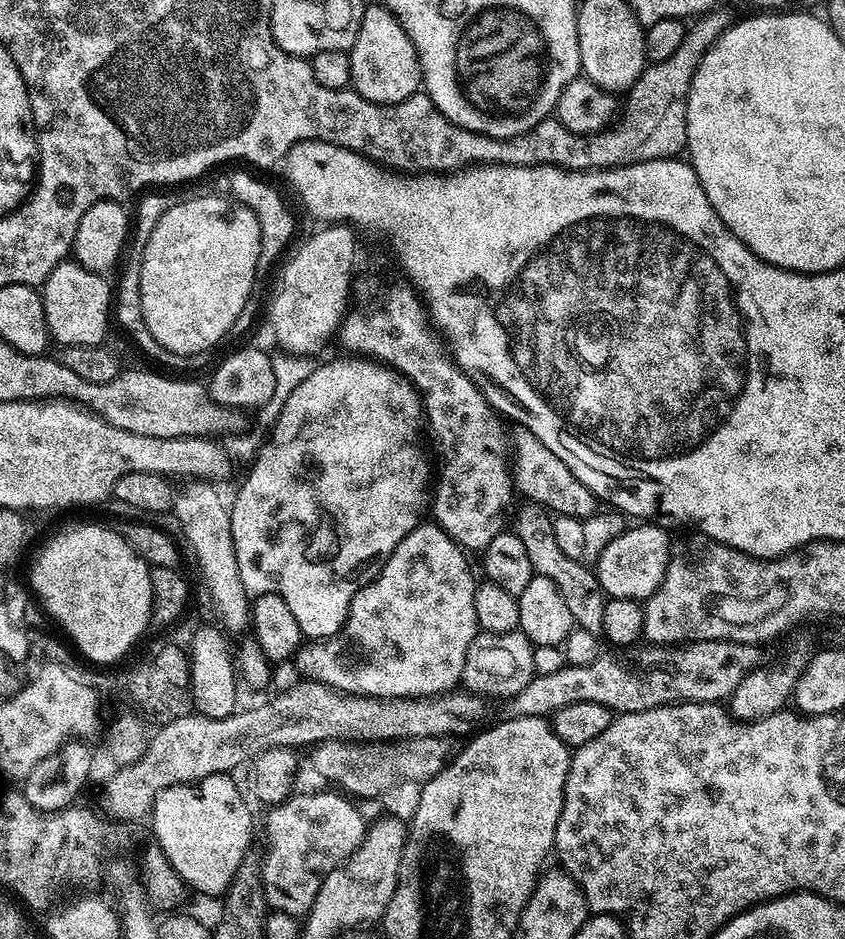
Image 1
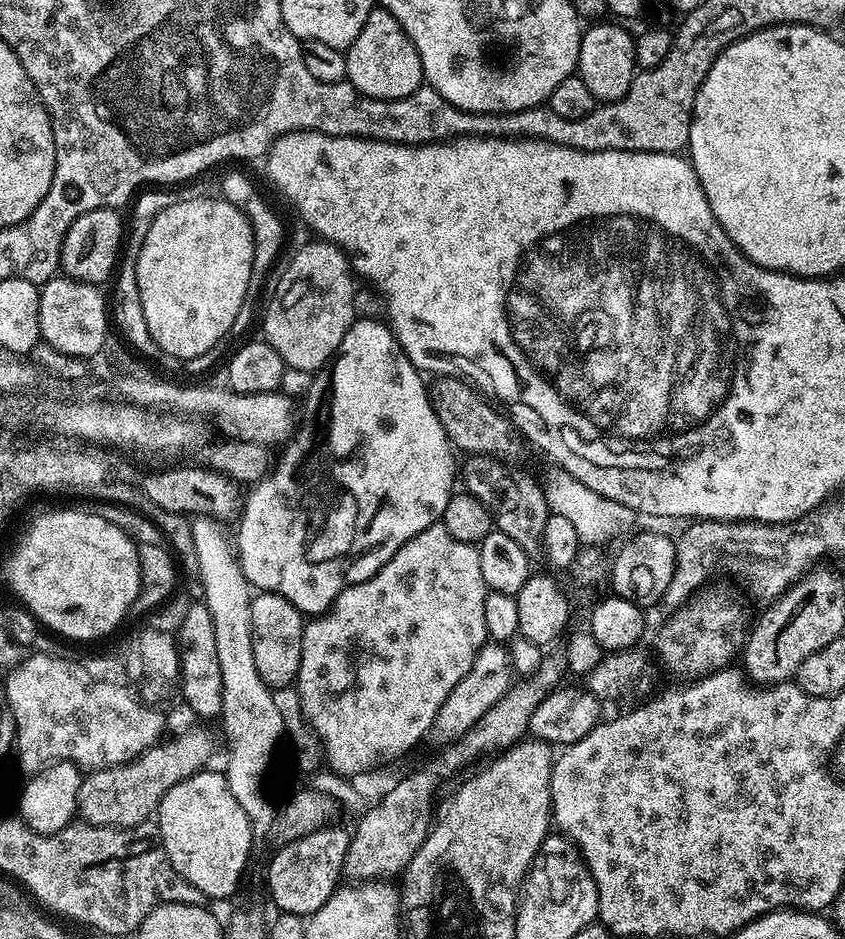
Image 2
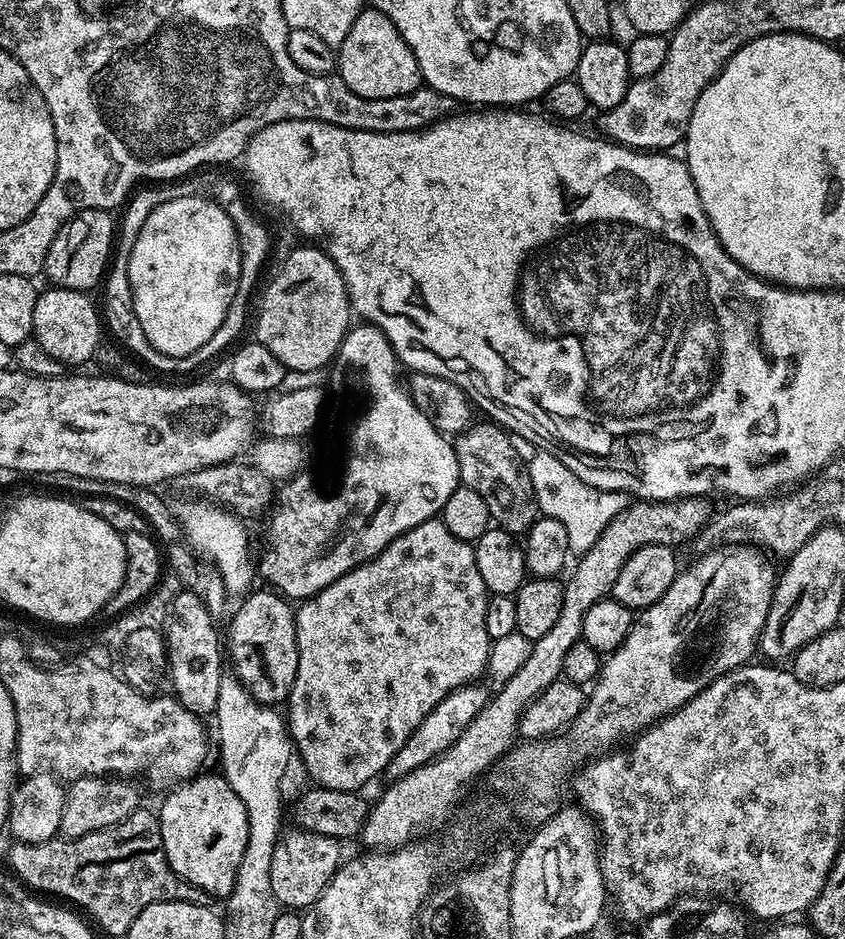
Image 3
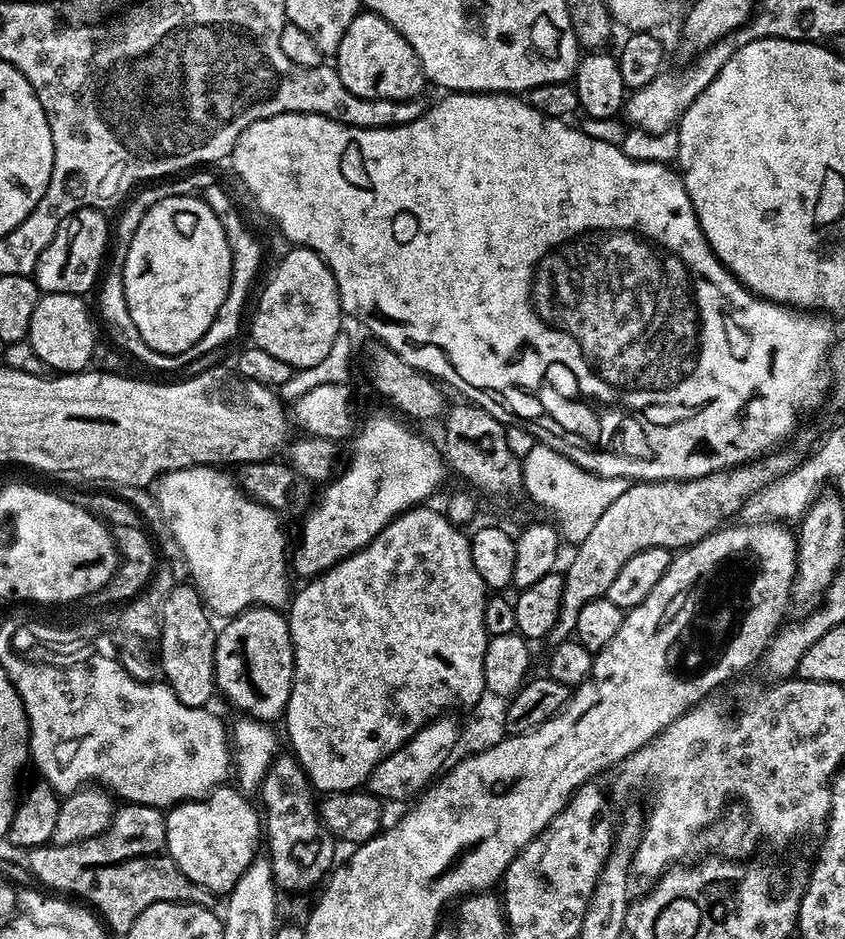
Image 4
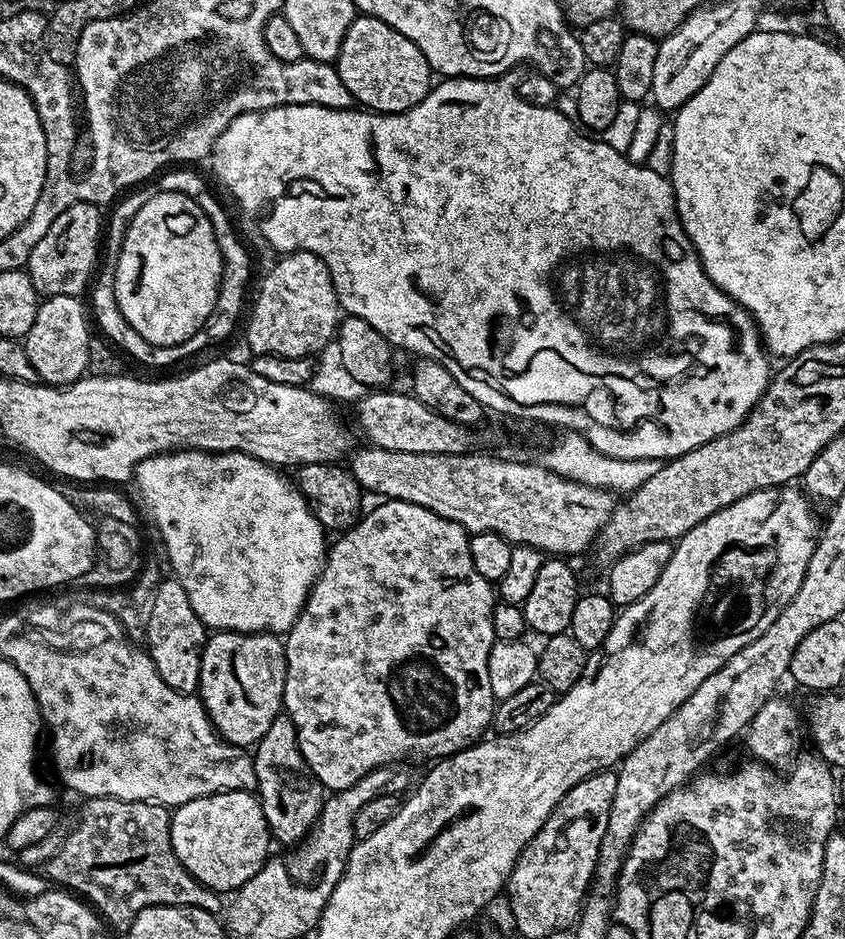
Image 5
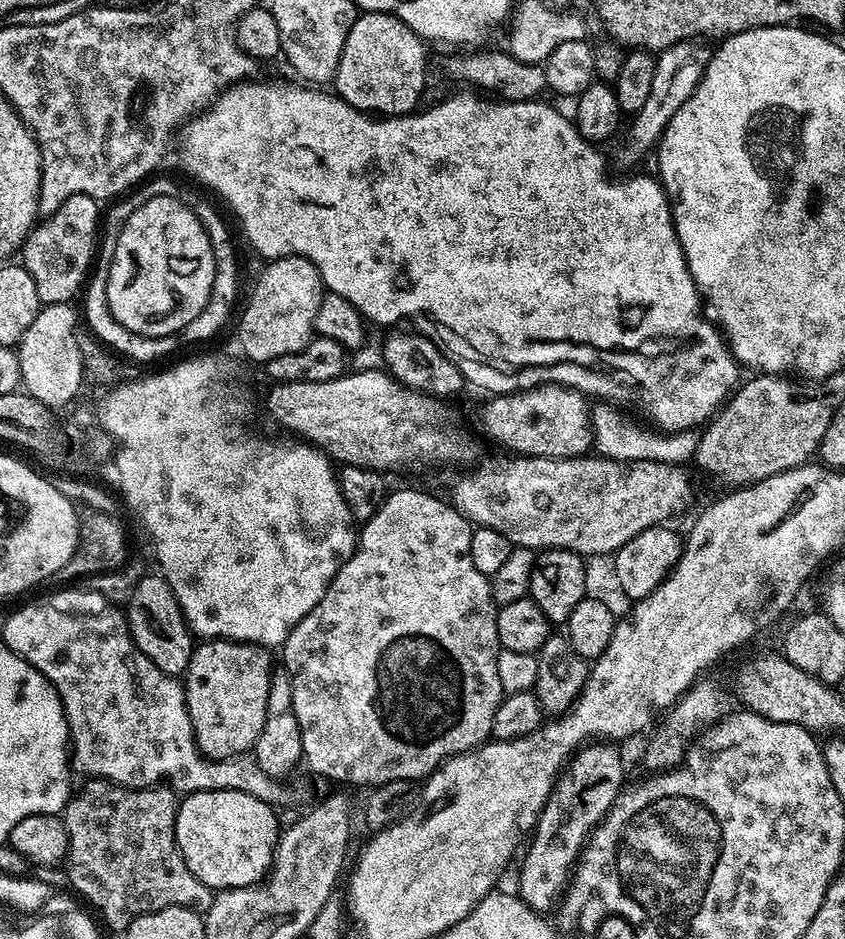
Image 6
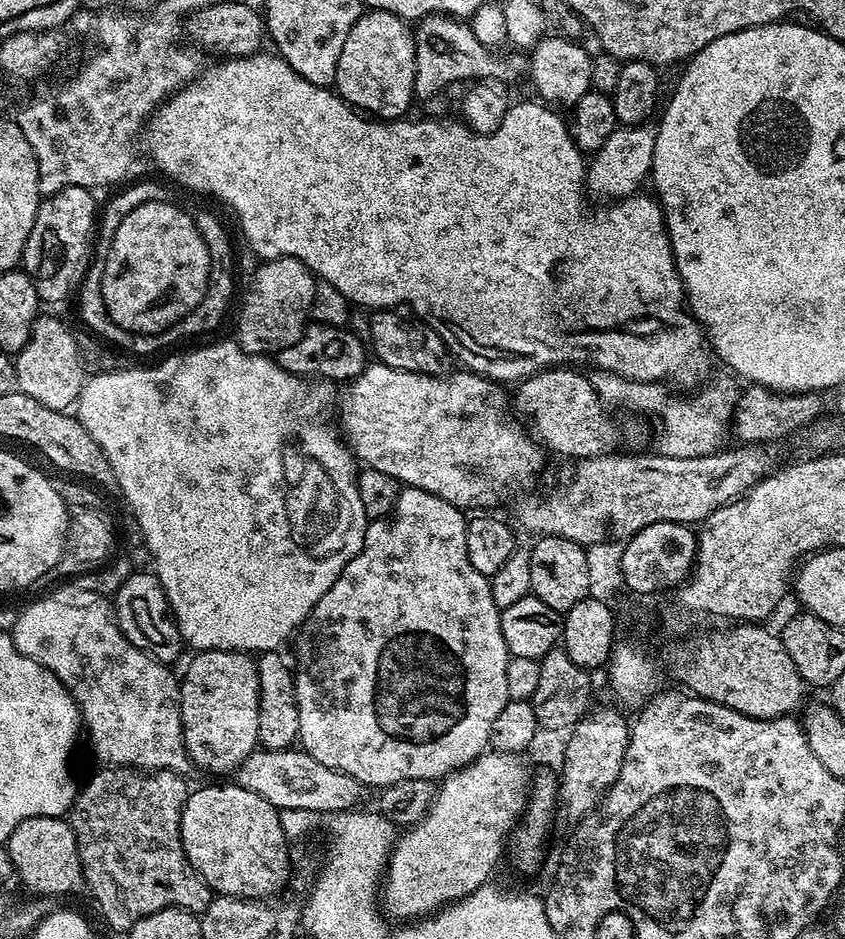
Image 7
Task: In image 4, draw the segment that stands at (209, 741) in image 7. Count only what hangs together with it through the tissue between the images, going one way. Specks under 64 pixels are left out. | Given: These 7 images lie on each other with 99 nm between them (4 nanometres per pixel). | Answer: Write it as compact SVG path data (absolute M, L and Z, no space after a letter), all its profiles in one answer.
M257 606L247 608L244 612L231 617L228 624L216 633L216 649L214 650L214 674L217 689L245 717L265 722L276 722L284 715L284 708L290 698L292 675L294 674L294 650L290 638L290 626L287 615L275 608Z

